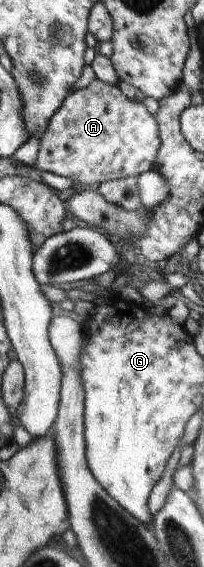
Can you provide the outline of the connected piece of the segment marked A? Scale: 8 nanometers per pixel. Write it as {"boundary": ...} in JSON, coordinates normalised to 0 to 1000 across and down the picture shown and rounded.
{"boundary":[[[456,139],[417,157],[353,160],[260,199],[157,295],[436,330],[603,312],[662,312],[755,296],[789,252],[760,203],[711,185],[627,175],[578,150]]]}

